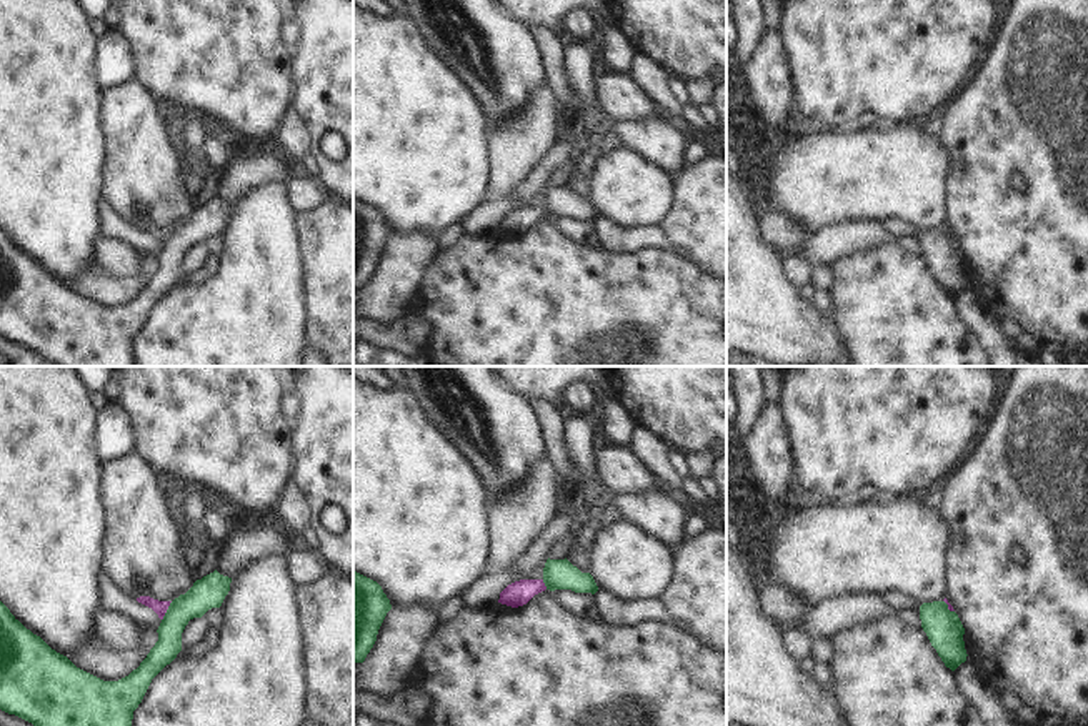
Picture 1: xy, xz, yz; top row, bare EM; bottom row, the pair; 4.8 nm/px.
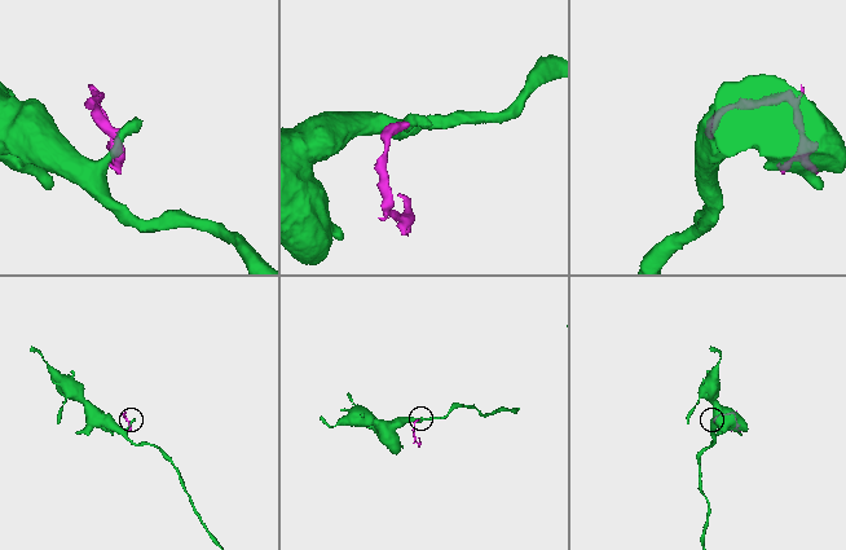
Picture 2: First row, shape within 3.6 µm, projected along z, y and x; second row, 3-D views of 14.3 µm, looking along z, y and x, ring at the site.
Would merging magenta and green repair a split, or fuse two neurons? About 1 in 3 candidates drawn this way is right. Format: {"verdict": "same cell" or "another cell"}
{"verdict": "another cell"}

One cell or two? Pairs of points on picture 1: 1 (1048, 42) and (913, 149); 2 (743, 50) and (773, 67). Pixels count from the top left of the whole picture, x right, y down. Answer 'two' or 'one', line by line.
1: two
2: two

